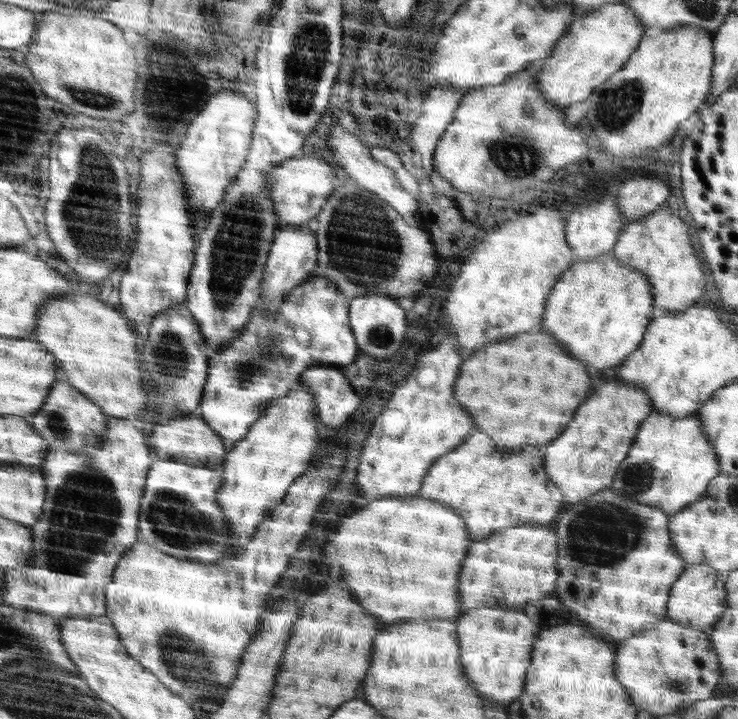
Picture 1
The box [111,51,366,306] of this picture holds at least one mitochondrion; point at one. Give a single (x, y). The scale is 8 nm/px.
(164, 115)

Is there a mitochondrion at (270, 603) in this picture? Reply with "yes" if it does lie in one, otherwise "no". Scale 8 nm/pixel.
no

